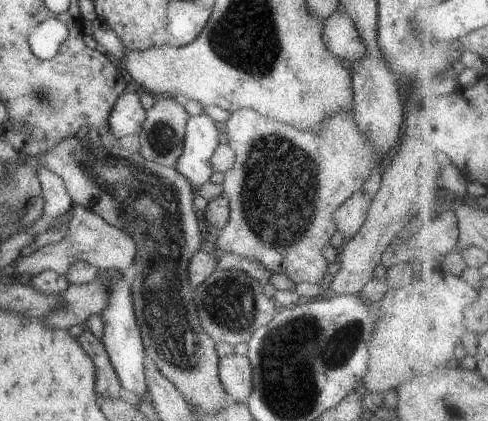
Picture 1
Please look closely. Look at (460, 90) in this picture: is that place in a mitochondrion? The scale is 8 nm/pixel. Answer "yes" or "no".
no

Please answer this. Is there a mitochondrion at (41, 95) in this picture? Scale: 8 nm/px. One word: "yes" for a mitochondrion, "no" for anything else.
yes

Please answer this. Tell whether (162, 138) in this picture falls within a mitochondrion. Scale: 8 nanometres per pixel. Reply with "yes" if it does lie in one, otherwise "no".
yes

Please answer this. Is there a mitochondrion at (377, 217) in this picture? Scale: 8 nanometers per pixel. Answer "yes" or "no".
no

